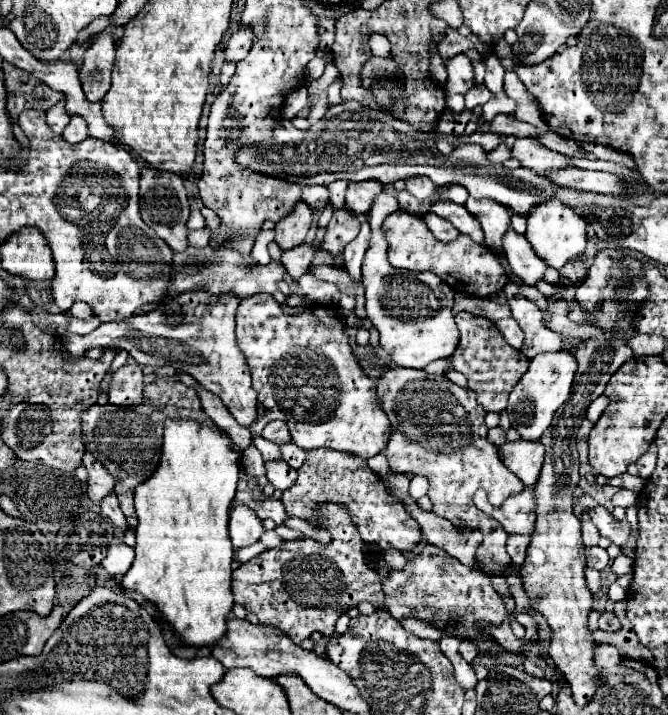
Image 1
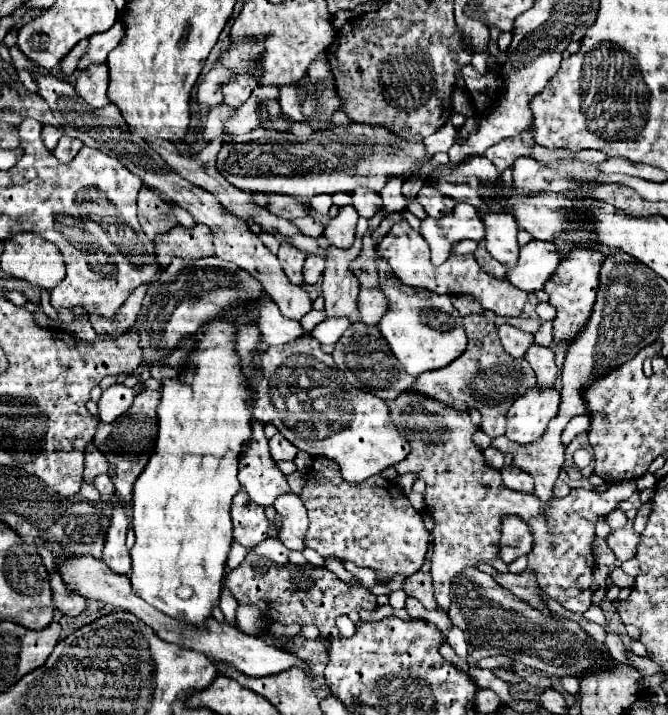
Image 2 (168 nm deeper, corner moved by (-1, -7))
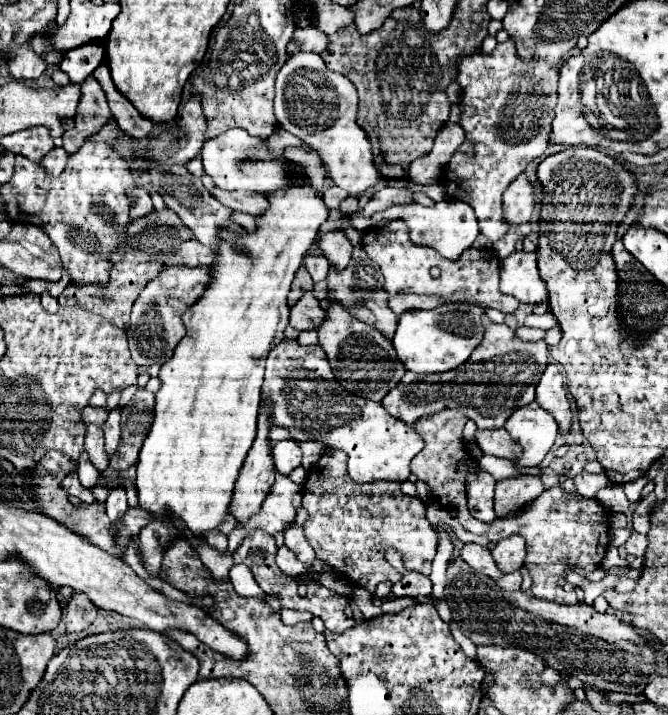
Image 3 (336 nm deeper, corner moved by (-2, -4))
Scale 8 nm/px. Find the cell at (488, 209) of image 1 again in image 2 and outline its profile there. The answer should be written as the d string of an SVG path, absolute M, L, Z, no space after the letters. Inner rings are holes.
M457 204L449 216L425 218L421 222L421 236L431 248L433 264L441 264L445 258L449 258L453 242L463 238L481 242L485 238L485 224L473 206Z

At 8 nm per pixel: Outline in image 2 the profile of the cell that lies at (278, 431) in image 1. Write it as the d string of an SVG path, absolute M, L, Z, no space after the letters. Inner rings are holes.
M279 432L269 440L269 448L271 448L273 460L293 460L295 454L299 452L299 450L293 448L293 444L289 444L289 440L285 440L285 436L281 436Z

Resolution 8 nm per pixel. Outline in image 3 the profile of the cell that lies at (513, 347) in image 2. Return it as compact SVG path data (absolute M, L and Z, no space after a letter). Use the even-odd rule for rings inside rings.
M520 327L520 329L516 329L516 333L524 341L540 341L540 339L546 337L546 331L542 331L542 329L530 329L530 327Z

